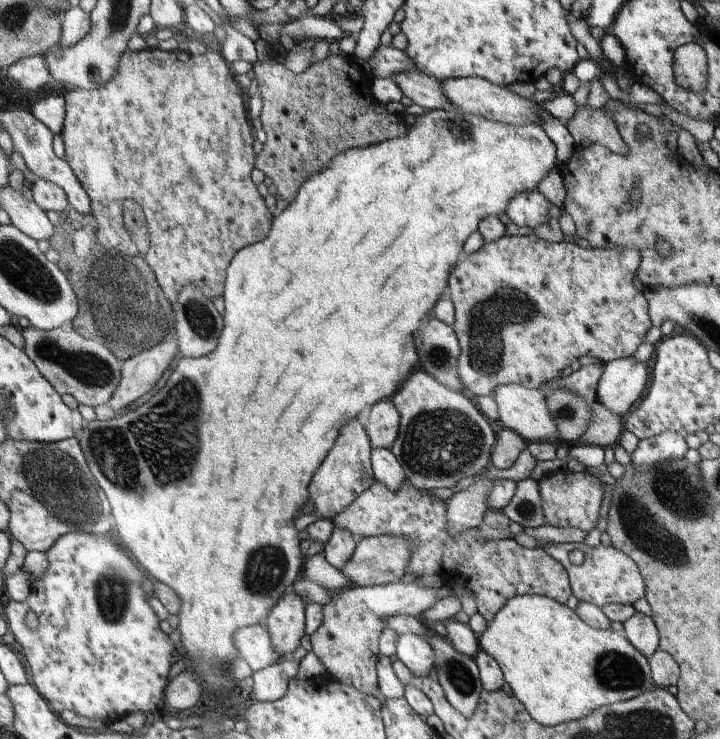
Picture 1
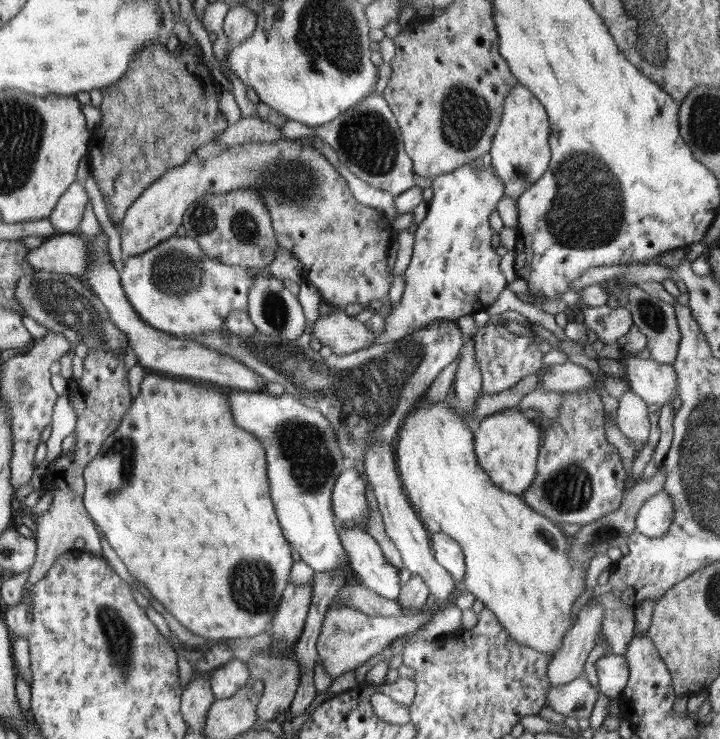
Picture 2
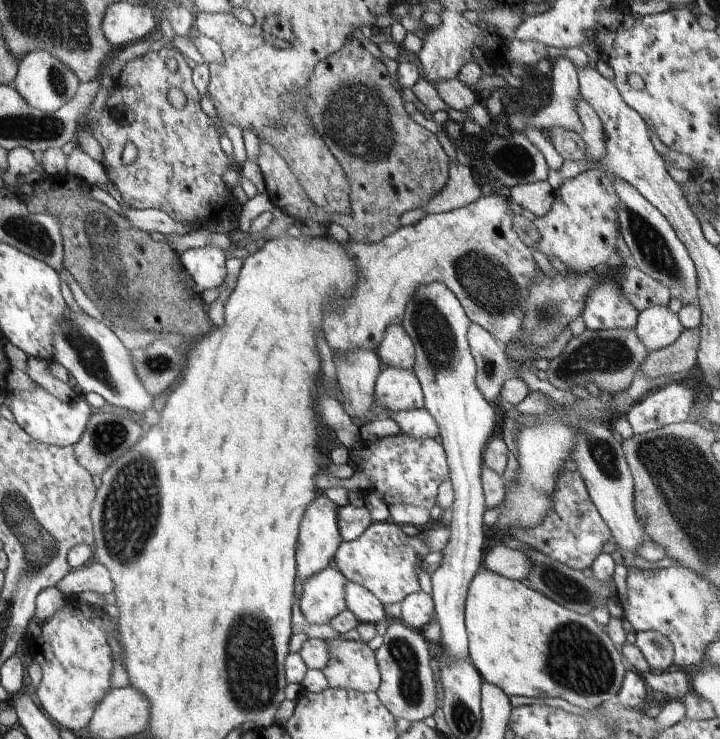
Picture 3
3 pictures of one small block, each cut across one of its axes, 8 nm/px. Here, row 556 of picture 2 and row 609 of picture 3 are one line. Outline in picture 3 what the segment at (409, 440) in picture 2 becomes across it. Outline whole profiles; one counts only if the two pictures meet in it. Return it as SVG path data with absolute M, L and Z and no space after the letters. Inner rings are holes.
M479 568L475 572L475 576L471 578L469 586L467 586L467 594L465 594L465 634L467 634L467 640L469 640L469 662L471 666L475 668L475 672L479 674L479 678L491 686L497 686L505 696L525 696L525 698L563 698L567 700L569 704L575 704L575 706L581 706L581 708L599 708L601 704L605 702L613 702L617 698L617 692L623 684L623 678L625 678L625 664L623 664L623 658L621 654L615 650L609 634L605 634L601 630L601 626L593 620L593 616L587 616L587 614L575 614L559 604L555 604L553 600L541 596L539 592L533 592L529 588L525 588L521 582L515 582L515 580L507 580L487 568Z

